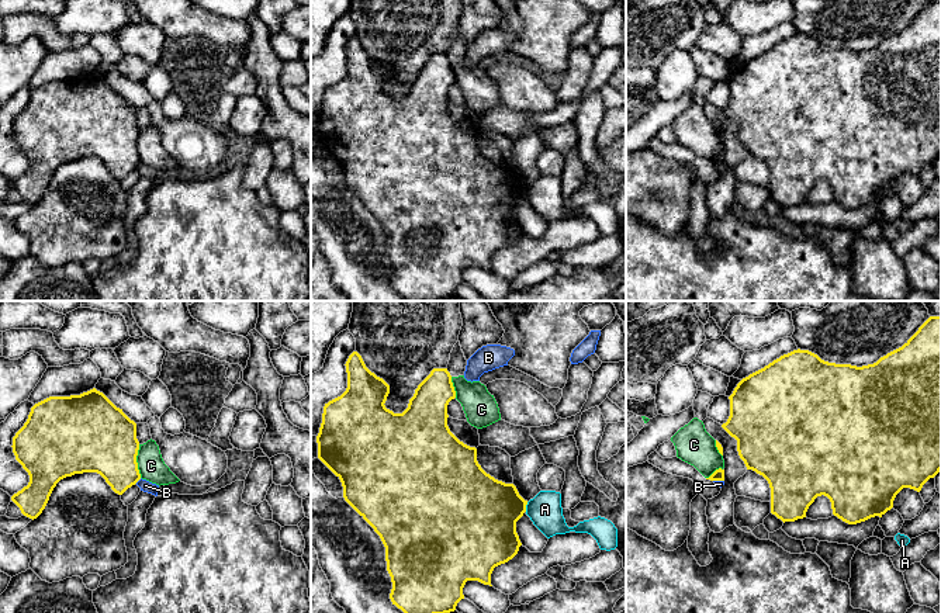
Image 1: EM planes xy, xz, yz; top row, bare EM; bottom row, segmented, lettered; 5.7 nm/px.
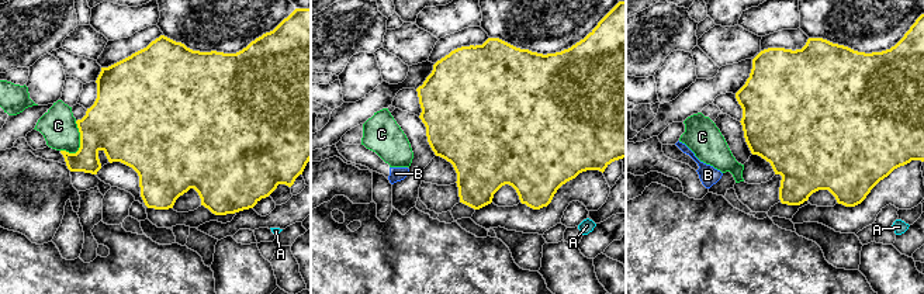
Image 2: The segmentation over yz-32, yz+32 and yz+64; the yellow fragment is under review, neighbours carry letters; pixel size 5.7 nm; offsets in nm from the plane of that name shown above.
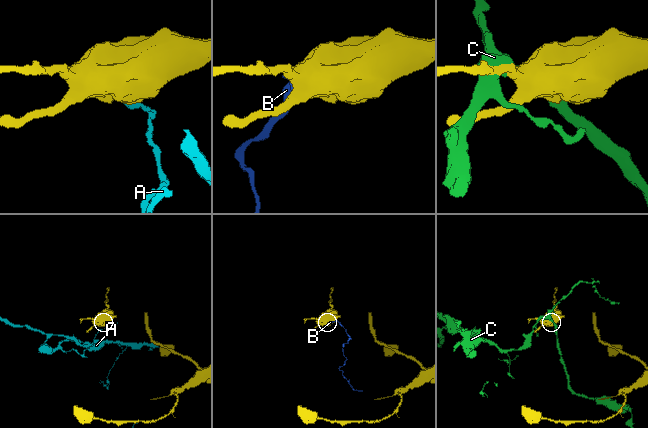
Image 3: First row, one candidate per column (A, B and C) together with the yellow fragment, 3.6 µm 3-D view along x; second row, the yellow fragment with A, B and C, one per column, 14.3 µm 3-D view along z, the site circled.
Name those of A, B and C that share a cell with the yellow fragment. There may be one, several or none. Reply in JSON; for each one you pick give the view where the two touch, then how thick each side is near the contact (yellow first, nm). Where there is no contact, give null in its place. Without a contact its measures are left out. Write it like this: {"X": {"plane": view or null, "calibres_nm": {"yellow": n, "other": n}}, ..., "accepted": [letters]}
{"B": {"plane": "xy", "calibres_nm": {"yellow": 320, "other": 70}}, "accepted": ["B"]}

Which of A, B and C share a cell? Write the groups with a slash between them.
A / B / C

